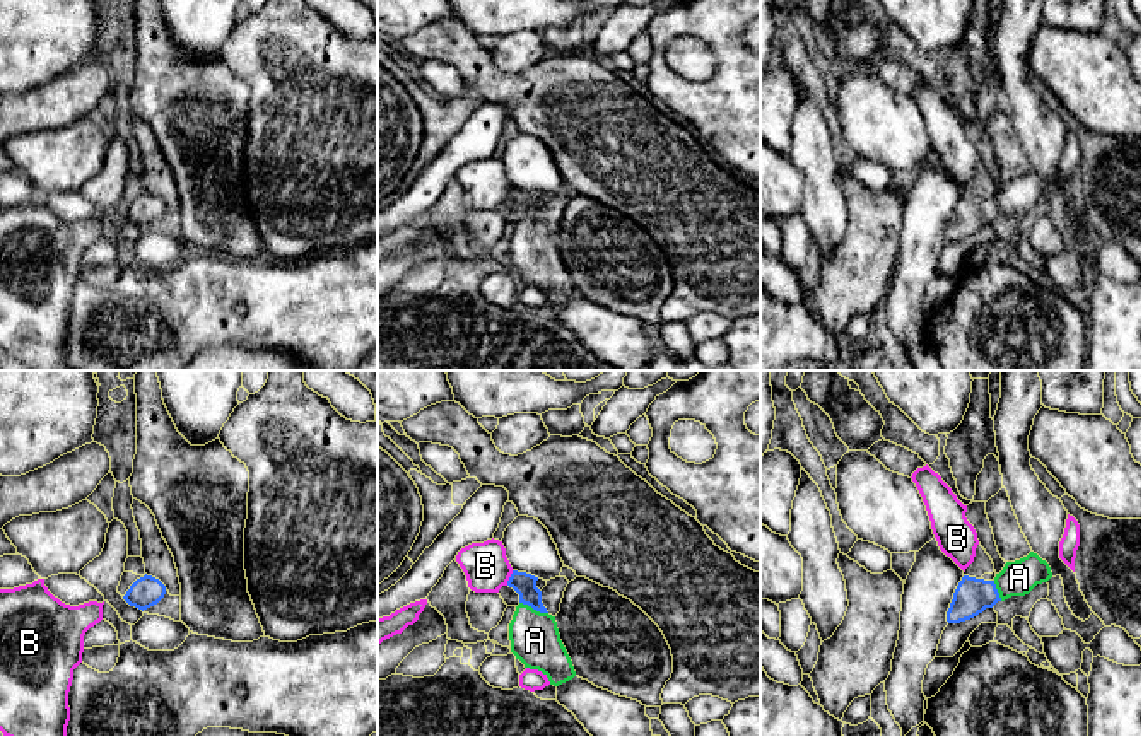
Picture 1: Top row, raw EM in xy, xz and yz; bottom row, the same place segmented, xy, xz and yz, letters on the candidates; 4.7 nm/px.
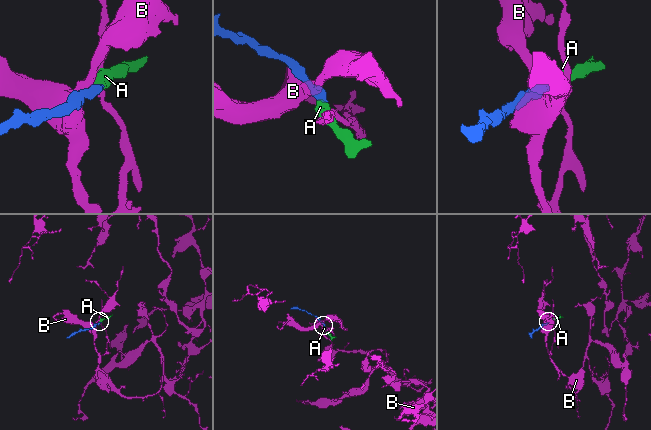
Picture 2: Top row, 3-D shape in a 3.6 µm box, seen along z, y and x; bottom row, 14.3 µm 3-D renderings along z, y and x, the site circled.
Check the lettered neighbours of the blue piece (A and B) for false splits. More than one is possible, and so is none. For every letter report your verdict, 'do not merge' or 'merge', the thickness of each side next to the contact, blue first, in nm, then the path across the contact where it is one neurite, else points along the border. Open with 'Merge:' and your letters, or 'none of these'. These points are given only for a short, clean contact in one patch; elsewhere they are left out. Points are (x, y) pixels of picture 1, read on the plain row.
Merge: A
A: merge; calibres 110 and 240 nm; way xz (525, 202), (533, 226), (535, 258)
B: do not merge; calibres 110 and 220 nm

